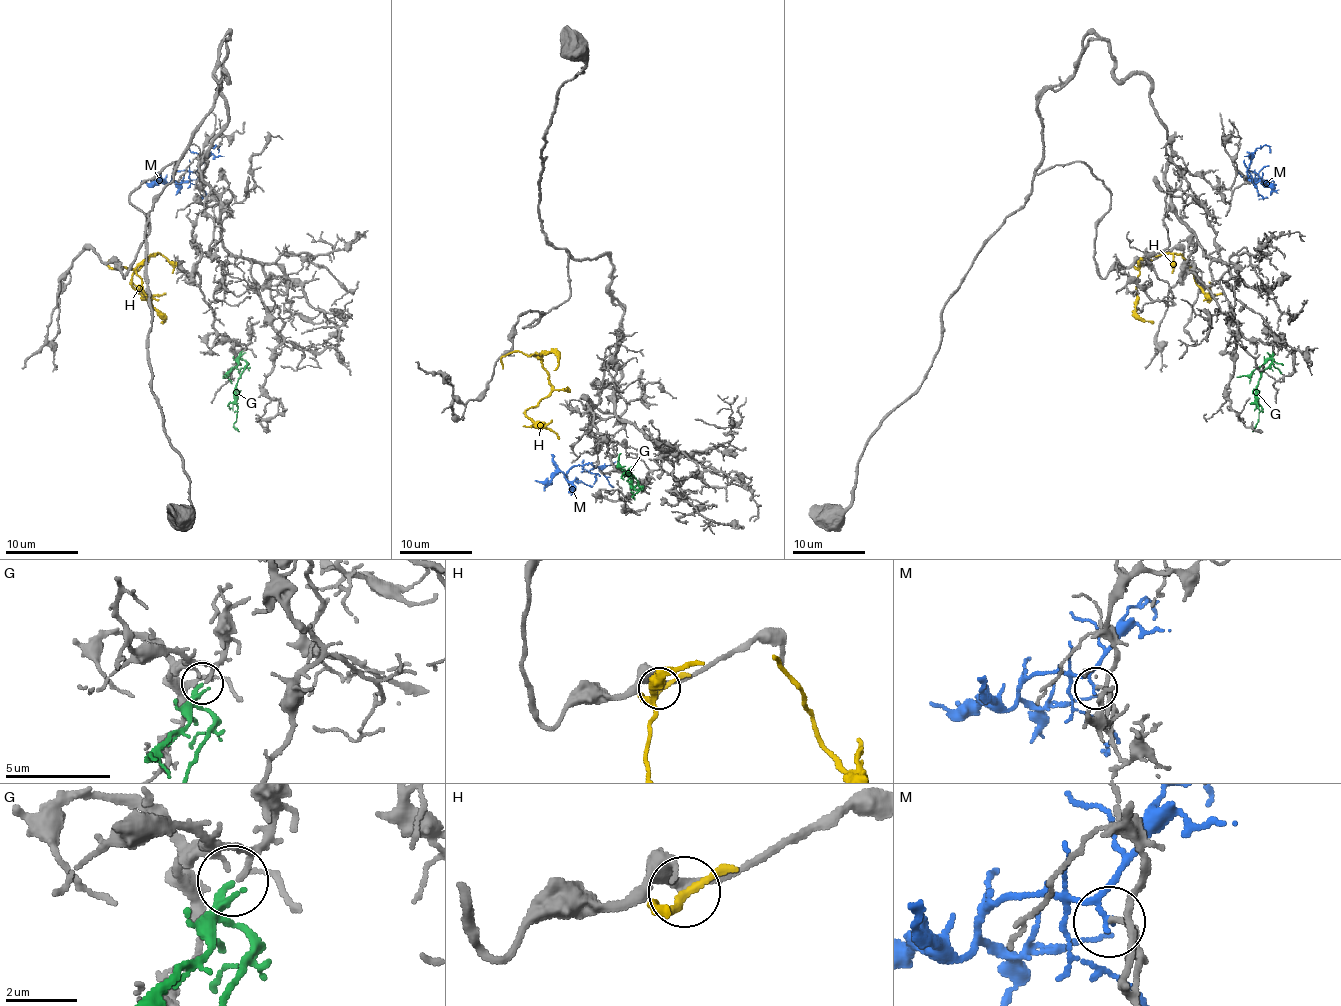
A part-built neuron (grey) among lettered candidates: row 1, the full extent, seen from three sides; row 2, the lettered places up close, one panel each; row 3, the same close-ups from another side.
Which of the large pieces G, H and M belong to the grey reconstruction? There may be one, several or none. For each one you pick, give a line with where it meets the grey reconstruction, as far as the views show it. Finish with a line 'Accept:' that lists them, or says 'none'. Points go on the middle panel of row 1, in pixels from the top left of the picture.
G: Touches grey at (636, 489)
Accept: G

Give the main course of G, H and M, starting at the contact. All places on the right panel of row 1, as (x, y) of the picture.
G: (1273, 350), (1271, 365), (1256, 386), (1258, 417), (1253, 432)
H: (1140, 265), (1135, 267), (1137, 269), (1148, 258), (1171, 252), (1182, 256), (1198, 285), (1207, 294), (1222, 292)
M: (1247, 176), (1249, 171), (1260, 178), (1254, 182), (1265, 184), (1263, 180)

